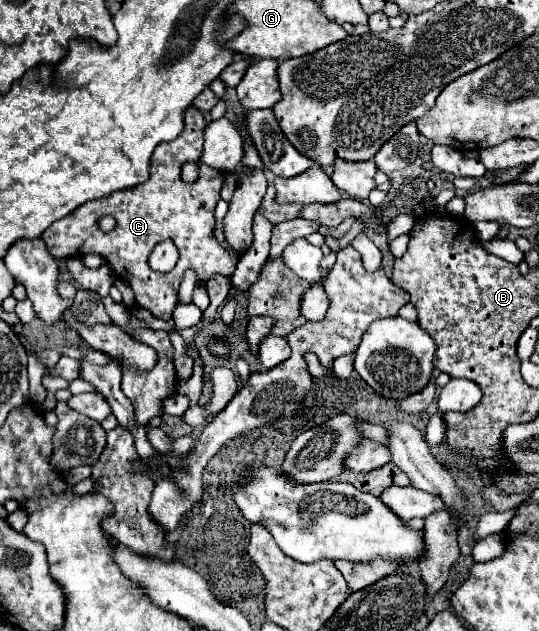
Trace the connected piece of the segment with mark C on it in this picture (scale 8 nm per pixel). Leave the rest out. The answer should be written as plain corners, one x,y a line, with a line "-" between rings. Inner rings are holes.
189,106
185,110
185,128
183,132
171,140
161,142
153,156
151,156
151,170
149,180
125,192
115,192
105,200
93,200
77,208
77,212
65,216
63,220
53,222
45,232
43,240
49,252
57,260
65,258
81,258
85,254
99,254
111,266
115,278
125,280
131,284
135,292
135,306
149,310
153,316
161,320
171,320
179,284
187,270
195,270
197,282
205,284
213,274
231,276
241,255
230,254
213,236
213,212
219,200
219,190
223,184
223,172
201,164
201,150
203,150
203,130
207,122
203,114
-
193,162
199,168
199,178
193,182
183,182
181,168
183,164
-
103,216
113,216
117,226
111,232
103,232
99,228
99,220
-
163,240
173,240
179,250
177,266
167,272
151,272
147,258
155,244

